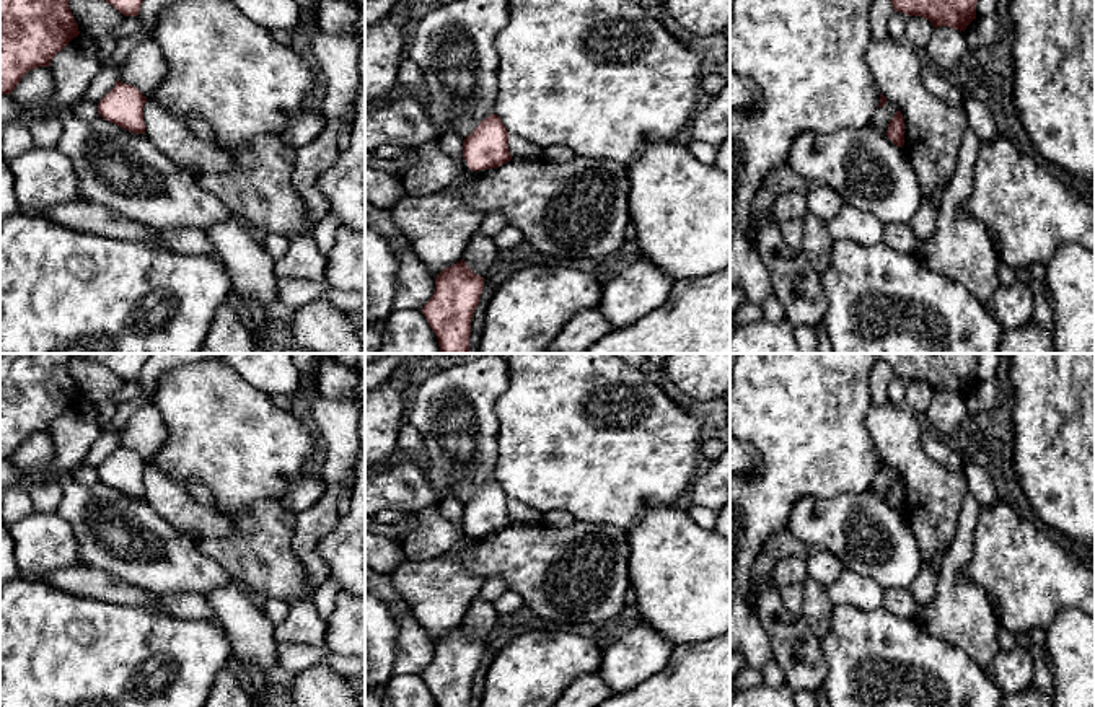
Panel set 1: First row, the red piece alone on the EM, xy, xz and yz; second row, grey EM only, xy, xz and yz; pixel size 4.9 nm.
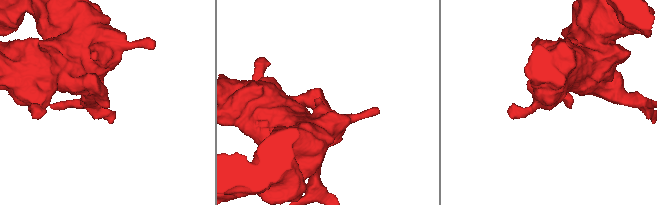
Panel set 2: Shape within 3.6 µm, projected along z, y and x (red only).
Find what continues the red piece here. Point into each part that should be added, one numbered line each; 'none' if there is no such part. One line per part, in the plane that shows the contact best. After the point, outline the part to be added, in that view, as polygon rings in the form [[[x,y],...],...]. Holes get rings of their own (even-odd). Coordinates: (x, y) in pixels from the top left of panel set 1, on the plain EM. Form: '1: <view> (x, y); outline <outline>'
none

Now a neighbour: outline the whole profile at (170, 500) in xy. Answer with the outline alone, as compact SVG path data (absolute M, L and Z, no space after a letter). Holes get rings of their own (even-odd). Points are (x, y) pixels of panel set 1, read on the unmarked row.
M153 464L143 471L145 500L181 534L200 539L222 539L235 533L235 525L212 507L197 503L186 487L174 484Z

